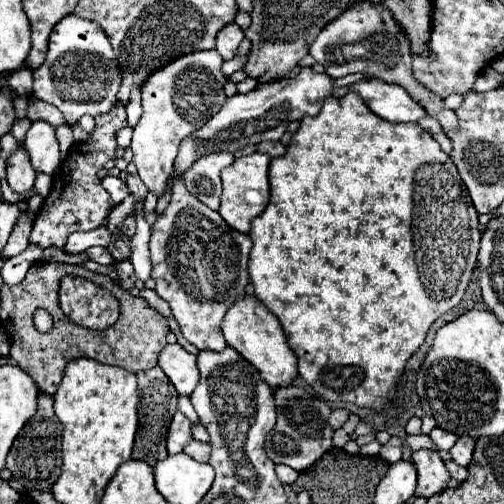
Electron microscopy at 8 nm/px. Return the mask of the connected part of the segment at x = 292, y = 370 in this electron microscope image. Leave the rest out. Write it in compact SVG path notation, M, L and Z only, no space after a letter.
M244 297L236 301L224 321L222 321L222 333L226 337L226 343L238 351L250 365L254 365L260 373L260 377L272 387L280 389L282 385L290 385L294 377L298 375L298 359L294 351L288 347L286 335L278 323L278 319L266 311L266 307L256 297Z

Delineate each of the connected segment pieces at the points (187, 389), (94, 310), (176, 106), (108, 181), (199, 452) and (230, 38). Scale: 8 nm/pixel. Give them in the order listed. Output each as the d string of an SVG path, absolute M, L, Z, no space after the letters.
M178 343L166 345L160 353L158 365L164 369L172 385L180 395L190 395L196 385L198 385L198 365L196 365L196 355L188 353L184 347Z
M66 275L60 281L60 309L76 325L108 329L120 315L120 301L88 279Z
M198 51L184 57L178 57L170 65L152 73L142 87L142 117L134 127L132 135L132 151L134 165L138 167L138 175L156 197L160 197L168 187L168 177L174 169L174 159L178 153L178 145L192 131L200 129L214 113L224 105L224 81L226 77L220 73L222 57L216 51Z
M106 175L104 177L104 189L110 193L110 199L114 203L120 203L124 197L129 195L128 185L124 179L114 177L114 175Z
M192 441L190 445L186 445L184 453L190 455L192 459L208 461L208 457L210 457L210 445L208 443L202 443L202 441Z
M230 23L230 25L226 25L226 29L222 29L222 33L218 33L216 51L224 59L232 59L236 55L236 49L238 49L242 39L244 39L244 33L238 29L236 23Z

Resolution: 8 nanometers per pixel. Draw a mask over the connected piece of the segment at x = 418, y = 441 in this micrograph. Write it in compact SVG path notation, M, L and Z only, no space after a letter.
M408 435L406 437L406 443L410 445L410 449L412 451L416 451L416 449L436 449L434 447L434 443L430 441L430 437L428 435Z

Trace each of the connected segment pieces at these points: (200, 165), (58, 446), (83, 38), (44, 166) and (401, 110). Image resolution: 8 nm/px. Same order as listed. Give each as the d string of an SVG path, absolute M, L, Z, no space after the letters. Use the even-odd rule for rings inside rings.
M210 153L200 157L186 173L188 191L192 191L204 205L218 211L222 193L220 171L232 163L234 163L232 153Z
M40 393L38 397L38 411L36 415L22 427L20 435L16 437L8 459L6 469L12 471L12 477L24 487L24 489L36 489L36 491L52 491L54 481L60 477L62 469L62 425L58 417L54 415L54 397Z
M76 15L64 17L50 35L46 61L34 71L34 99L46 101L60 109L68 125L80 117L98 117L112 109L120 87L120 69L106 33L98 23Z
M34 121L26 133L24 147L36 173L56 173L60 165L60 151L56 129L52 125L48 125L46 121Z
M368 79L354 83L350 87L342 87L334 91L336 97L346 95L346 91L356 91L362 95L370 111L374 111L378 117L390 121L390 123L408 123L408 121L418 121L426 117L426 109L418 105L418 101L410 99L410 93L402 85L388 85L378 79Z

